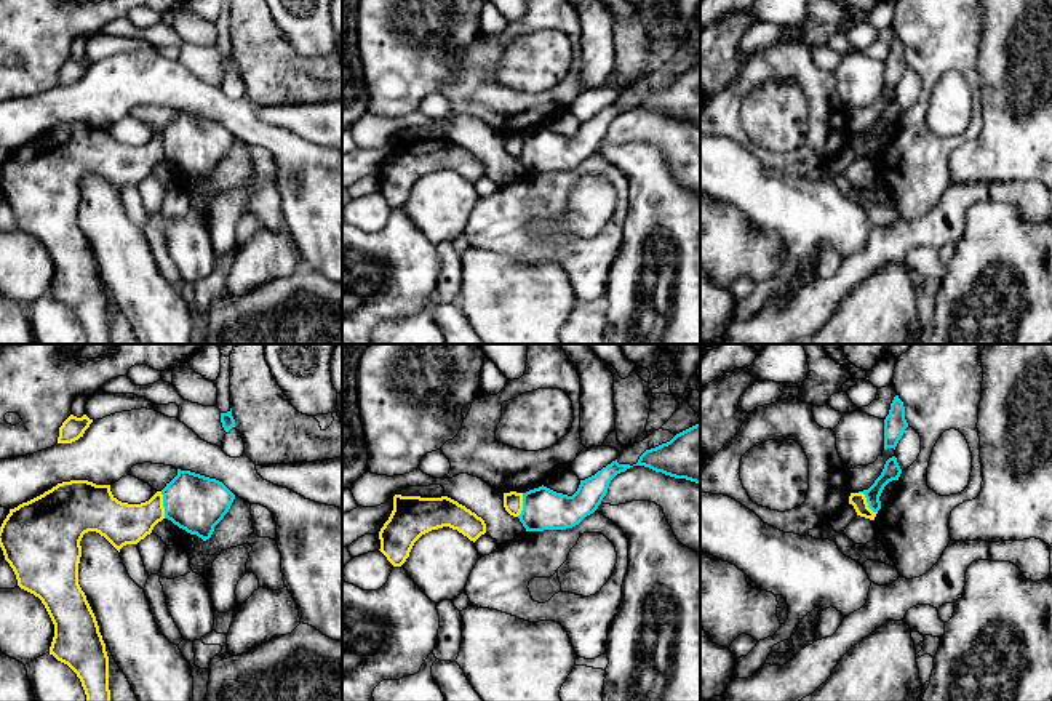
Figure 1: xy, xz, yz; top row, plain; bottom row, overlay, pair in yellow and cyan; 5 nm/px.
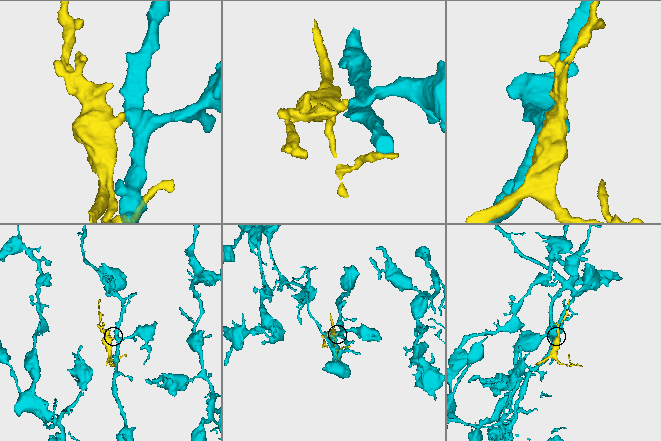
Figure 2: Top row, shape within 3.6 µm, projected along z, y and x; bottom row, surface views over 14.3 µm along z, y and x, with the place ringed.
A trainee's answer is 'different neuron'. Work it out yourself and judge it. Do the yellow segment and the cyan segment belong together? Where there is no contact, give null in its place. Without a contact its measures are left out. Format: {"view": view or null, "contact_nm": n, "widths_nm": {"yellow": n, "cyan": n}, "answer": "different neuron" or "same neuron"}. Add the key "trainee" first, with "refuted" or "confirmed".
{"trainee": "confirmed", "view": "xy", "contact_nm": 140, "widths_nm": {"yellow": 220, "cyan": 280}, "answer": "different neuron"}

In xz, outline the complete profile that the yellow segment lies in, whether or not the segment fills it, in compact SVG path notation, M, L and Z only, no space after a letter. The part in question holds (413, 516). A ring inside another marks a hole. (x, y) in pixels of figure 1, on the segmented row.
M395 495L393 511L379 531L379 551L393 567L401 567L422 535L443 527L457 530L473 543L486 533L481 517L448 496Z

